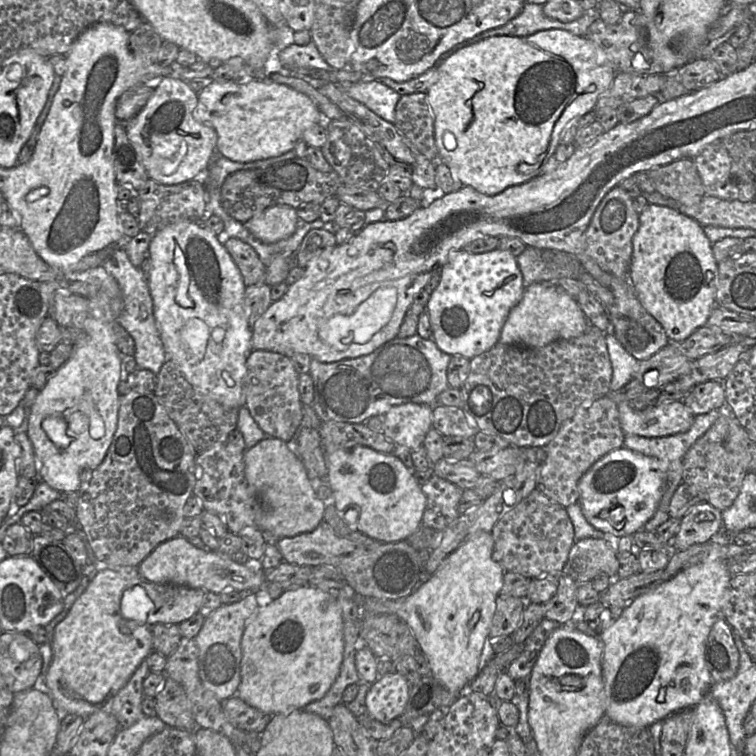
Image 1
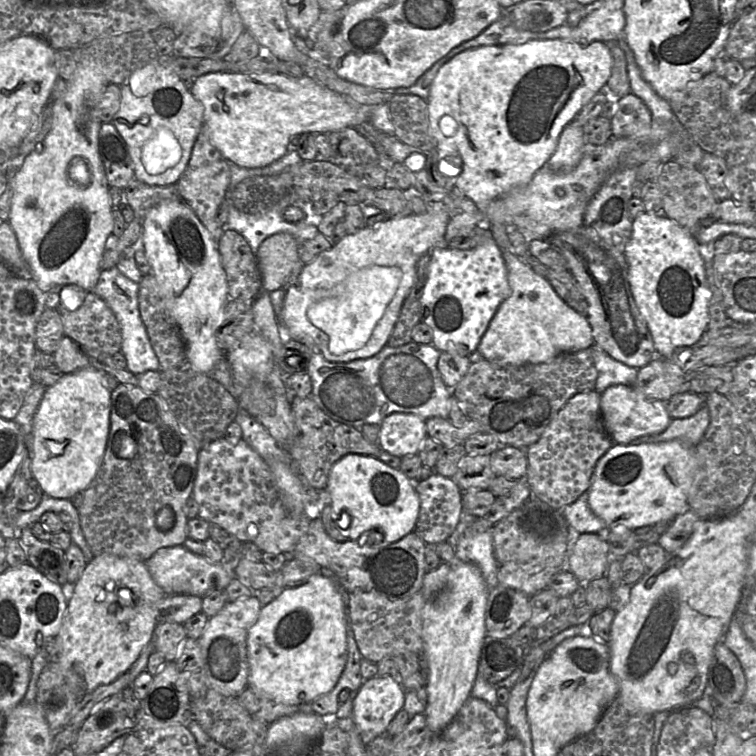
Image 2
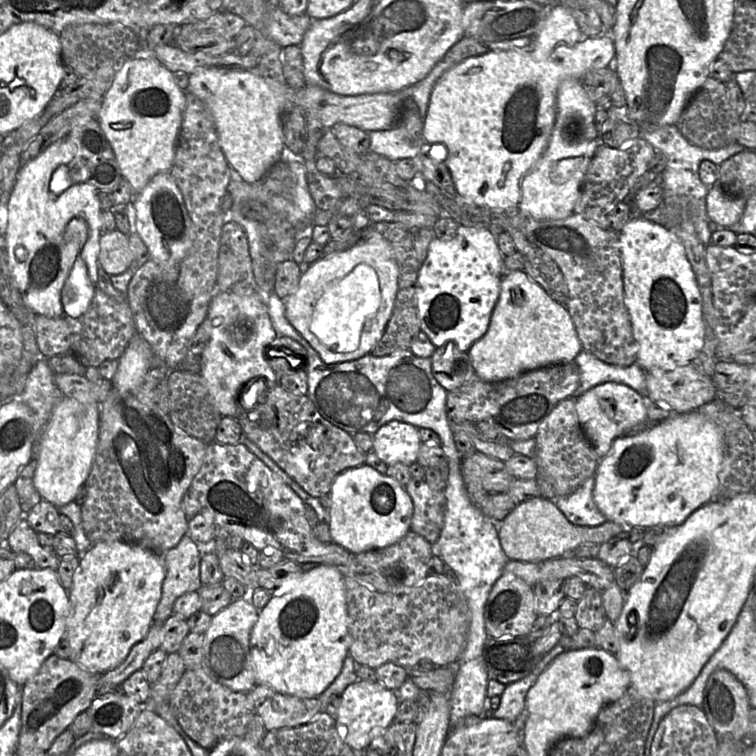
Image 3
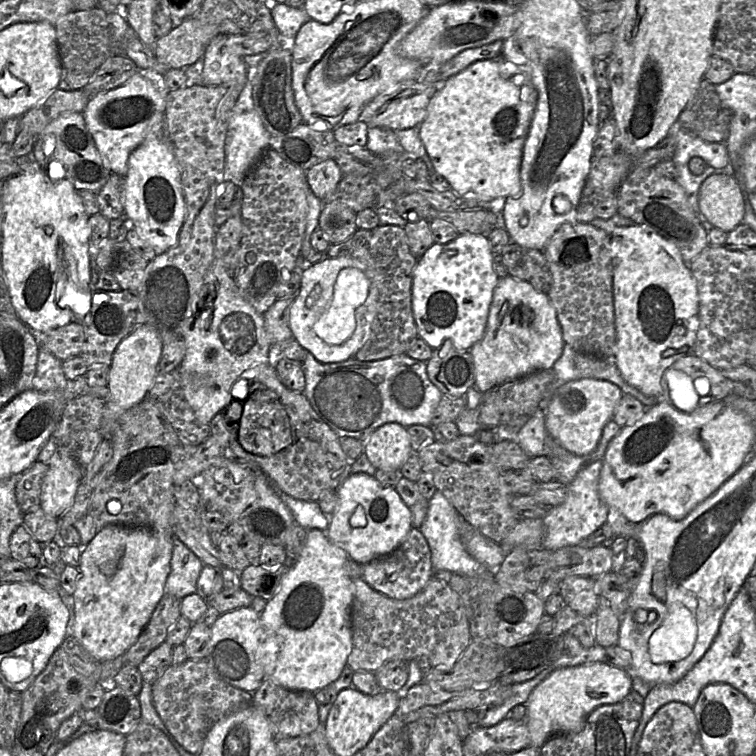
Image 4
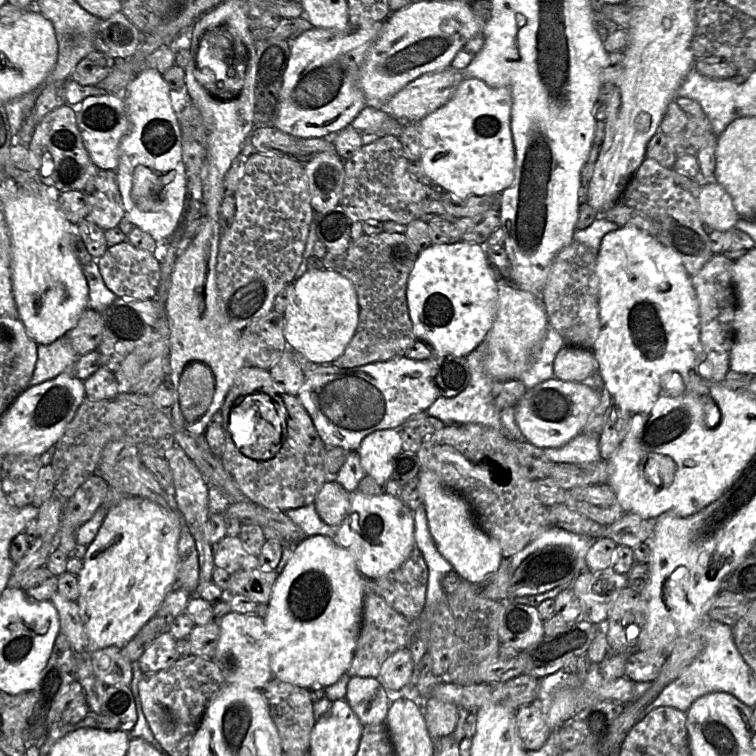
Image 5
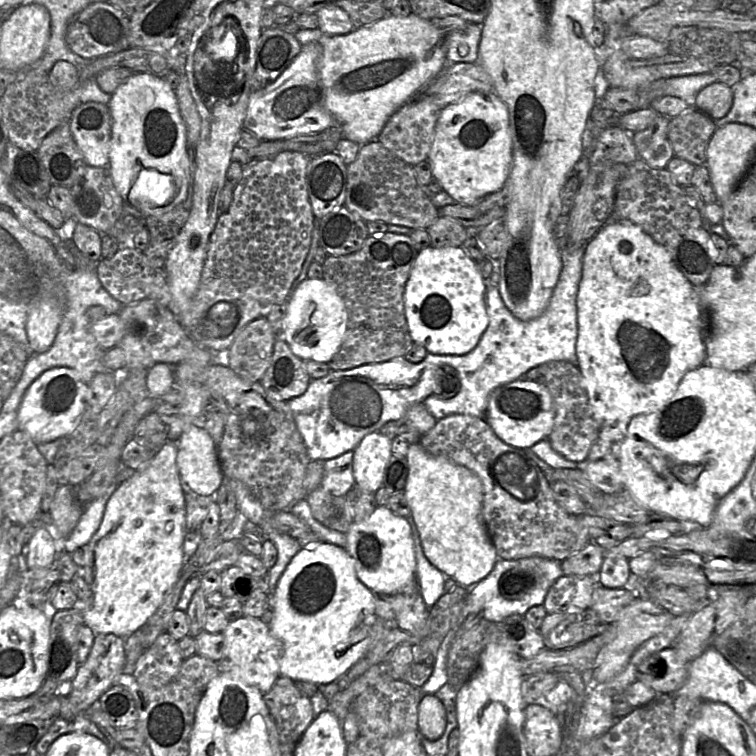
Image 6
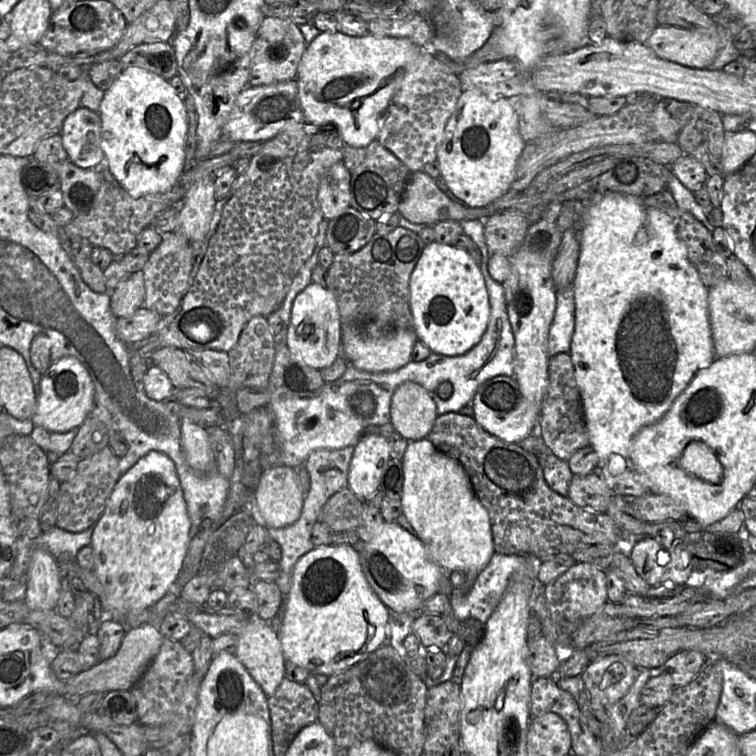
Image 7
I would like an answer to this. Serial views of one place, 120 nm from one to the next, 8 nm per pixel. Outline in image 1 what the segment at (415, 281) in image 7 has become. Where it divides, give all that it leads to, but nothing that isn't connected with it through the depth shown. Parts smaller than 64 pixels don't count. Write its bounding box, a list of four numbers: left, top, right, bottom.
[426,248,525,360]

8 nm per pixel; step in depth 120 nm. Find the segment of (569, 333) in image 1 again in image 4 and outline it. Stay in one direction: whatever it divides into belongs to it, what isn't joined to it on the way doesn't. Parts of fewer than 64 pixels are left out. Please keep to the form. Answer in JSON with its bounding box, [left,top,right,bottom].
[469,277,563,393]

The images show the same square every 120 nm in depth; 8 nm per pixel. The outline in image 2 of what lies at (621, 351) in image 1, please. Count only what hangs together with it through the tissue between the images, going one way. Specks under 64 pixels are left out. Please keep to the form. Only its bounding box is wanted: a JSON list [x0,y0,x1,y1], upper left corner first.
[589,345,638,393]

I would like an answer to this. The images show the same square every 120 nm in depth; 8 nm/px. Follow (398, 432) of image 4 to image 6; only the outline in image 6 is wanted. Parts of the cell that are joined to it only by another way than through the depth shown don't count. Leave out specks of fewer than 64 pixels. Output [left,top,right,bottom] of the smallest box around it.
[353,432,392,493]

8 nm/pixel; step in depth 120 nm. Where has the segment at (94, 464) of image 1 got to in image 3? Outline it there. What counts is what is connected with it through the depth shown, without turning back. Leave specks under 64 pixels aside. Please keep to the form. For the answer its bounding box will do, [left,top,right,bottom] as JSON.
[34,396,100,507]

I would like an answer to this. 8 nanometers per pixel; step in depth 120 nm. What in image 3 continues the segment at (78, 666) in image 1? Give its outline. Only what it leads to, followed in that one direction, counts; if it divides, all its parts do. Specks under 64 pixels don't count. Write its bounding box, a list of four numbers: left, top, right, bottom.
[65,541,166,674]

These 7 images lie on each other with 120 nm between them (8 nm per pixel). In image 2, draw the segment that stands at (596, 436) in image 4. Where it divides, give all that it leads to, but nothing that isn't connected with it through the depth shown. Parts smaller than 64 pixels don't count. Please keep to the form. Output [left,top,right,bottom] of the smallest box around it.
[601,385,672,444]

